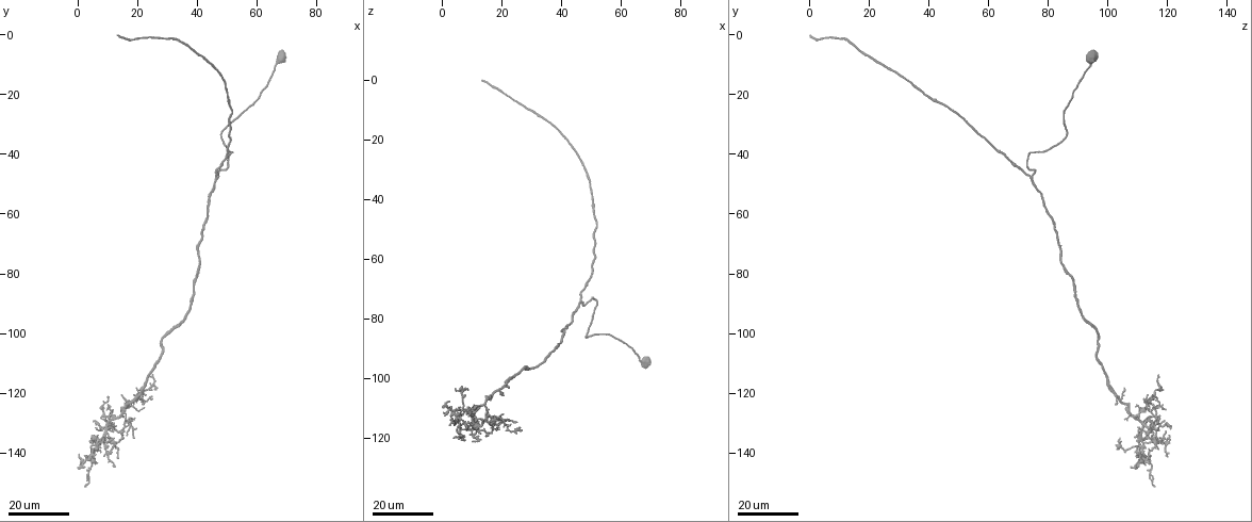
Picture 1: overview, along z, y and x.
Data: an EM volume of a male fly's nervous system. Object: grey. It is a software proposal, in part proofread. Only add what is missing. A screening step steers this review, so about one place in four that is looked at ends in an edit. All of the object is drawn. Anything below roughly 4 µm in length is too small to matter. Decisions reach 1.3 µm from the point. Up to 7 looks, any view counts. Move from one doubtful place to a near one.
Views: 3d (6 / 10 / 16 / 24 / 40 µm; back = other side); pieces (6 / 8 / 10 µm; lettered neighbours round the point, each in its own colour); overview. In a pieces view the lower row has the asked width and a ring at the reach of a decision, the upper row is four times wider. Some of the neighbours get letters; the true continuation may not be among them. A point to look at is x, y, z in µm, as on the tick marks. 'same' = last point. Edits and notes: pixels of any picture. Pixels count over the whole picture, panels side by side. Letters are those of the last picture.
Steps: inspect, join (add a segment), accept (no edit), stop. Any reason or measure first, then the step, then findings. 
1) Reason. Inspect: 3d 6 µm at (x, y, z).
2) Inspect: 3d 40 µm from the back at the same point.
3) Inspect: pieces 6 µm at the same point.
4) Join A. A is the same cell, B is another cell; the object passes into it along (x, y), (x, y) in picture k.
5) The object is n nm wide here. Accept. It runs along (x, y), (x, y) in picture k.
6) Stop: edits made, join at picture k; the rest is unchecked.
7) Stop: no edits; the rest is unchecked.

Inspect: 3d 24 µm at (13, 138, 118).

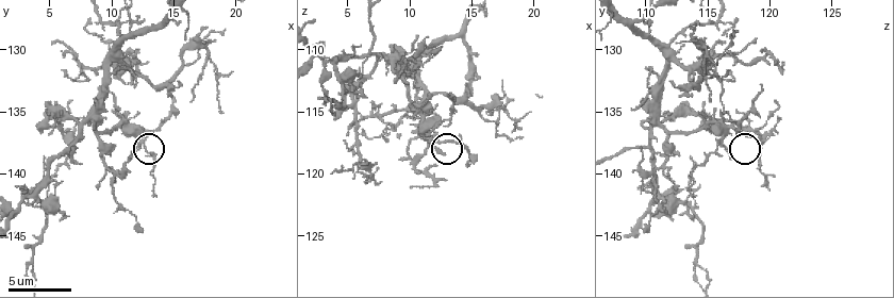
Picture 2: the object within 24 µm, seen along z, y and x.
Inspect: pieces 8 µm at (12.6, 137.0, 118.4).

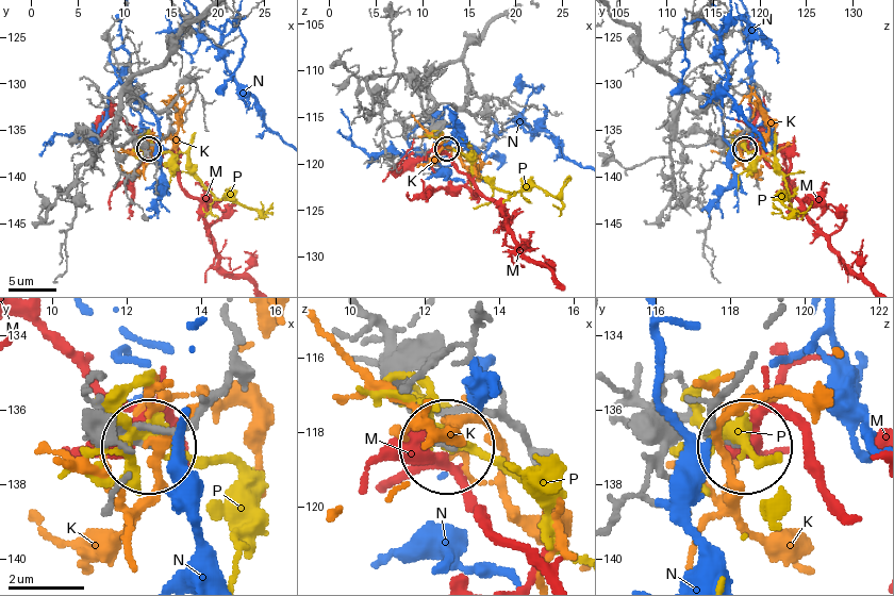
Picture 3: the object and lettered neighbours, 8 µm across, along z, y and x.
Accept. K, M, N and P are other cells; it runs along (94, 412), (148, 447) in picture 3; no lettered segment goes on from it.

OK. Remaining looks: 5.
Thin end. Inspect: pieces 10 µm at (8.6, 136.2, 110.0).

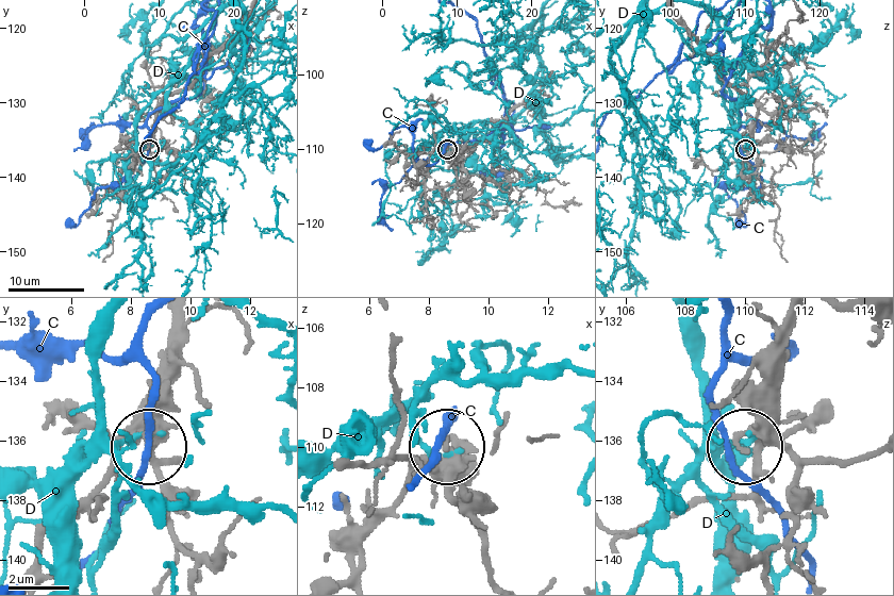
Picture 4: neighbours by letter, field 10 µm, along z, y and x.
The object is 170 nm wide here. Accept. C and D are other cells; it runs along (179, 320), (163, 359), (163, 419), (148, 447) in picture 4; no lettered segment goes on from it.

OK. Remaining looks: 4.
Free end. Inspect: 3d 16 µm at (14, 0, 1).

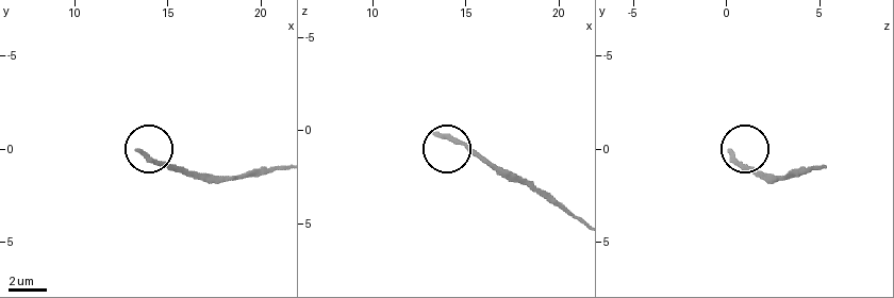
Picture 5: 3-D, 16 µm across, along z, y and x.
Inspect: pieces 10 µm at (13.4, 0.1, 0.2).

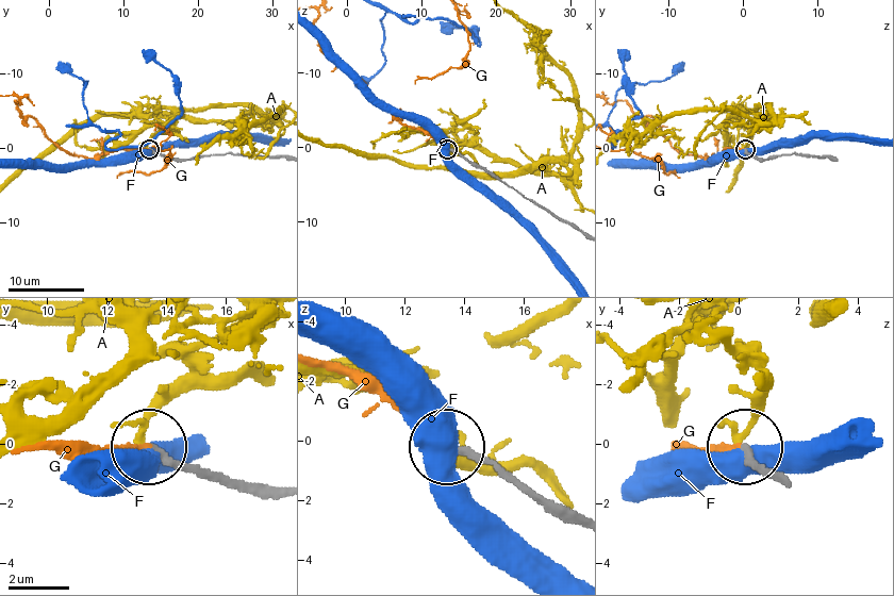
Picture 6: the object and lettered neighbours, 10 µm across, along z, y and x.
Join G. G is the same cell, A and F are other cells; the object passes into it along (529, 495), (379, 396), (318, 368) in picture 6; it goes on there.

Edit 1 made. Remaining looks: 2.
Stop: edits made, join at picture 6; the rest is unchecked.

